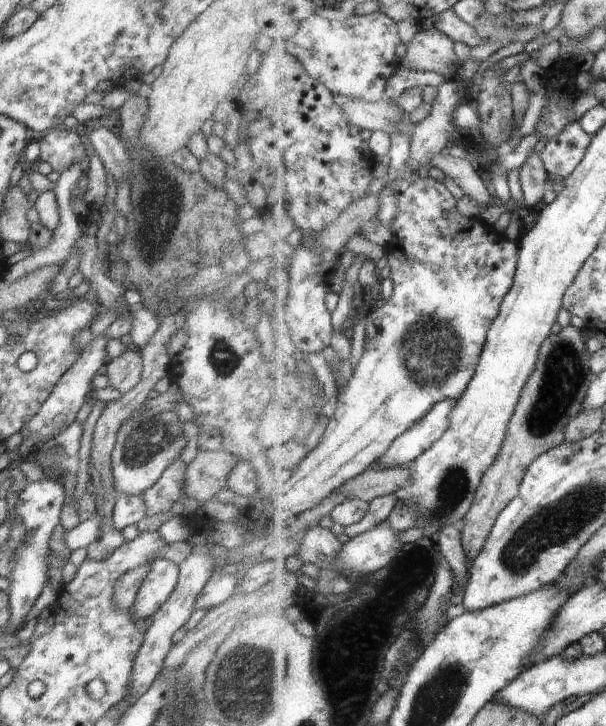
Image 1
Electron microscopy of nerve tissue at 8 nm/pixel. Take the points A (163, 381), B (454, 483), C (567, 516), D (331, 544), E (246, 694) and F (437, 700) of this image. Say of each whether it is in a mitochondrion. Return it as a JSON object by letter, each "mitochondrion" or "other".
{"A":"other","B":"mitochondrion","C":"mitochondrion","D":"other","E":"mitochondrion","F":"mitochondrion"}

